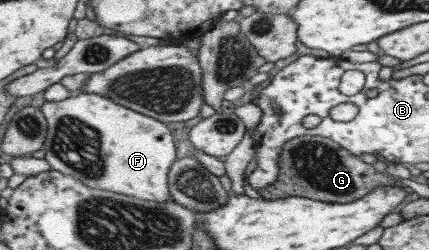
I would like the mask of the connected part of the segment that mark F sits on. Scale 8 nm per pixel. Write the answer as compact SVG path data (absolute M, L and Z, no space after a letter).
M77 92L65 100L46 101L41 111L47 120L47 135L43 144L44 159L50 169L68 174L86 187L116 192L146 201L170 201L168 172L176 162L176 146L167 123L160 122L124 106L118 106L105 96Z

